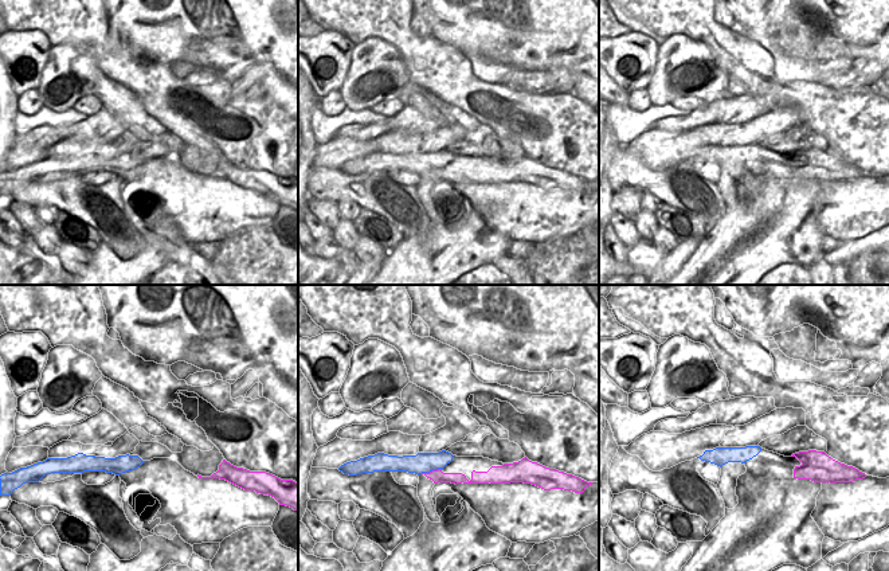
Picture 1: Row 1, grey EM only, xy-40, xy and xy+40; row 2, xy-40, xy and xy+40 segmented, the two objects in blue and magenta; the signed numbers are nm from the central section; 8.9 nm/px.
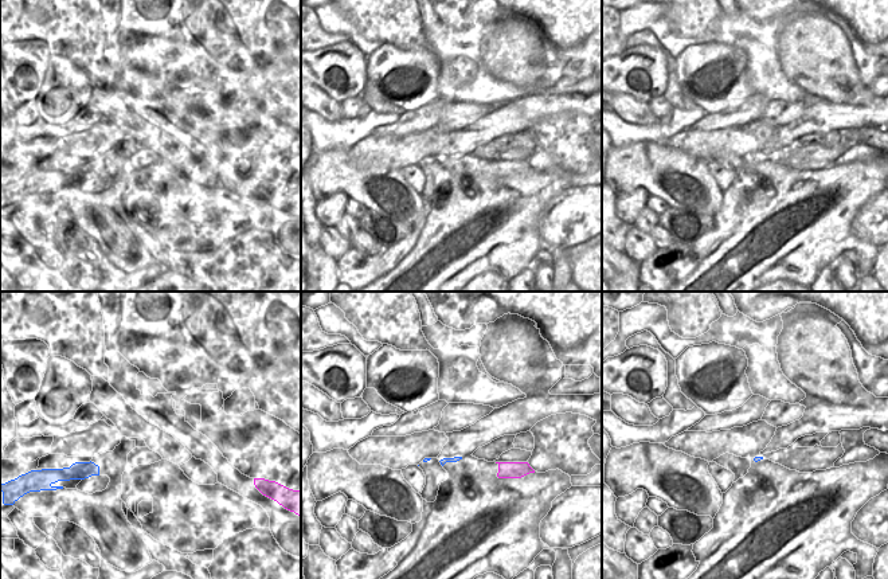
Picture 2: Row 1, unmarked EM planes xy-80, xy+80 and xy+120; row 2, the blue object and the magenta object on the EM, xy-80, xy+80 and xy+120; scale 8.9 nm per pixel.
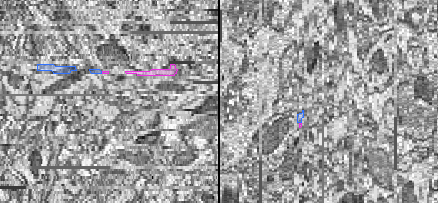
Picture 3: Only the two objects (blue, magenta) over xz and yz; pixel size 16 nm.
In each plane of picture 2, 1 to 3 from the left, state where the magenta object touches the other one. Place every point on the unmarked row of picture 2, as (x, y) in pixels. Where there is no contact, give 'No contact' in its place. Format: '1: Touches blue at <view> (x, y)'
1: No contact
2: No contact
3: No contact.

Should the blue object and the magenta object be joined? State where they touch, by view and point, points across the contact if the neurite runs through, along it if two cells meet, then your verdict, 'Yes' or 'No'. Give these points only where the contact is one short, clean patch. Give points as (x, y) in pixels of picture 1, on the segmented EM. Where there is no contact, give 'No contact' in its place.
Touches blue at xy (430, 470). Path across: xy (423, 462), (430, 470), (437, 476). Yes.

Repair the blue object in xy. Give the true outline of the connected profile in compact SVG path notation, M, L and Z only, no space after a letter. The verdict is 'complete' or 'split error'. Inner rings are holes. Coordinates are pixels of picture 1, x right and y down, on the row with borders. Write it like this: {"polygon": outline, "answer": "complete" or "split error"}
{"polygon": "M446 450L439 453L418 453L416 455L388 455L384 453L377 453L375 455L368 455L357 461L350 461L338 468L340 472L349 476L357 476L363 473L373 472L408 472L415 474L424 474L427 478L432 480L434 484L438 482L451 482L451 484L510 484L510 482L524 482L536 485L544 490L551 489L564 489L572 490L575 493L583 493L588 485L594 482L587 482L572 474L559 472L556 469L545 468L537 462L529 461L526 457L518 462L504 464L502 466L492 466L487 472L471 472L471 480L469 481L462 473L443 473L442 469L453 461L454 455Z", "answer": "split error"}

